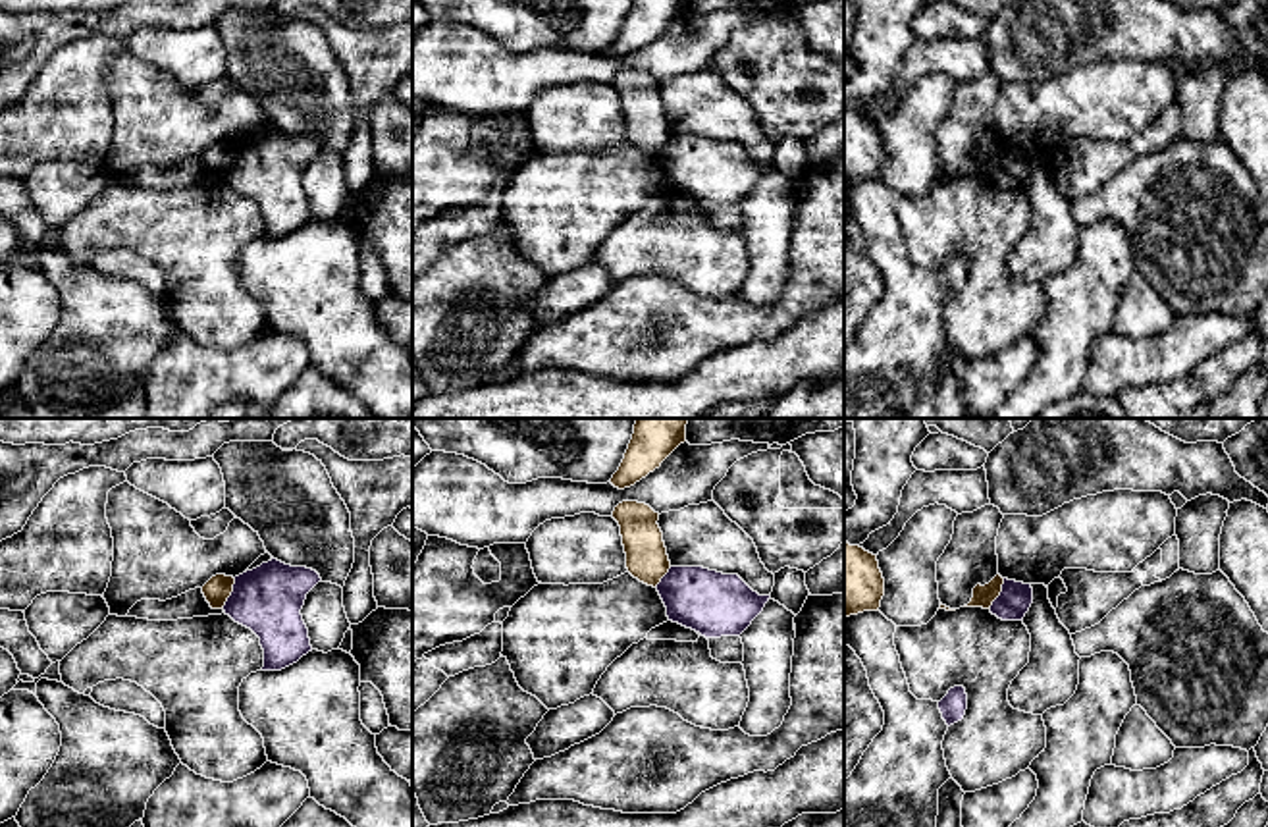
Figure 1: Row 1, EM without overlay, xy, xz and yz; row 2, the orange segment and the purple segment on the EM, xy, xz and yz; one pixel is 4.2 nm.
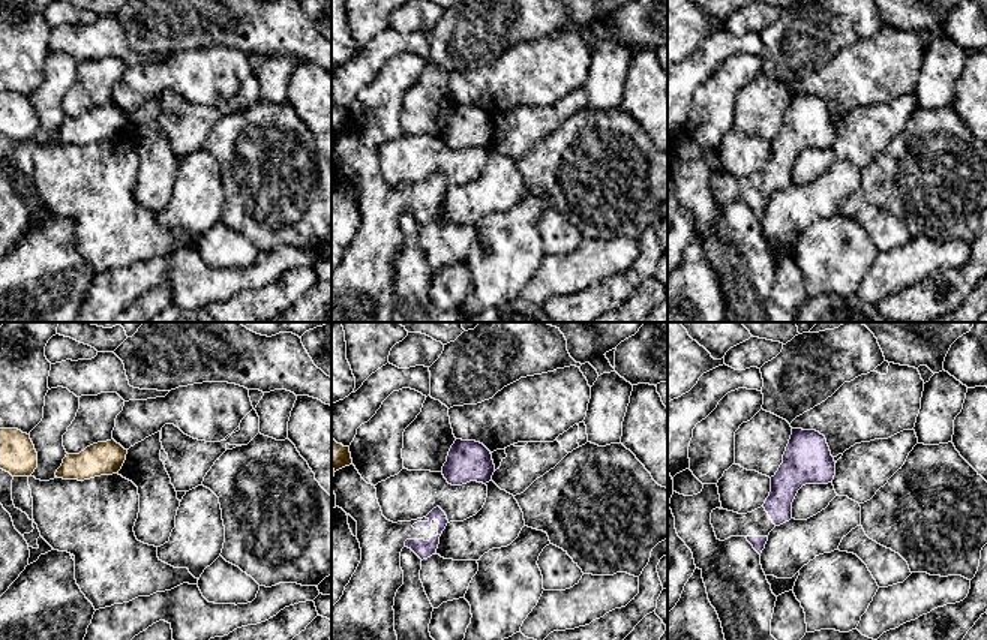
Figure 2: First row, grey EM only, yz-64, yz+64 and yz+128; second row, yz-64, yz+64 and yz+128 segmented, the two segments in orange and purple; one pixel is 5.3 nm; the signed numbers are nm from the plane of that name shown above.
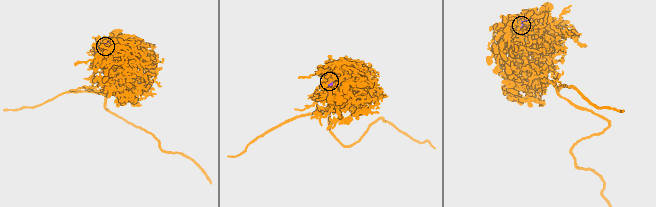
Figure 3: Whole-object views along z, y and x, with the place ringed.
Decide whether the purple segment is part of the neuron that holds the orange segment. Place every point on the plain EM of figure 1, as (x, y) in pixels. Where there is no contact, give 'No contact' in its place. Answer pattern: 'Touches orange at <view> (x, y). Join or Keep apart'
Touches orange at xy (230, 162). Keep apart

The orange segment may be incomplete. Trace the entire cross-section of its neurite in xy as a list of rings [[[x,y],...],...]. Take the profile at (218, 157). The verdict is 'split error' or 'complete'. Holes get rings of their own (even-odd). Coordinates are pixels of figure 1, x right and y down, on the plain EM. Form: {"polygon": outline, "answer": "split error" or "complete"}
{"polygon": [[[216,143],[202,154],[202,162],[212,177],[224,177],[227,166],[233,160],[233,152],[233,145]]], "answer": "complete"}

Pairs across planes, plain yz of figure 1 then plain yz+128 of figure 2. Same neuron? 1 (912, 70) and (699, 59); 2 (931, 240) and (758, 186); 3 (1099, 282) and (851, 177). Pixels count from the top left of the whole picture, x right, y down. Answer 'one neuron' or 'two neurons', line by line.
1: one neuron
2: two neurons
3: two neurons

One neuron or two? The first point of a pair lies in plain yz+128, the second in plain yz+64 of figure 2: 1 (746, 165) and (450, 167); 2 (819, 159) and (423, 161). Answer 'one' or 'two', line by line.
1: one
2: one

